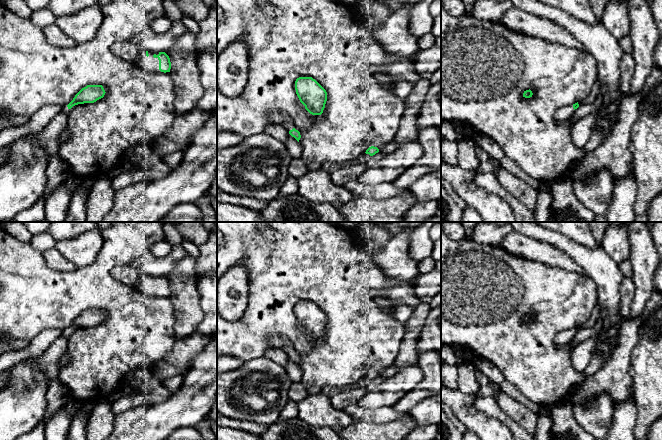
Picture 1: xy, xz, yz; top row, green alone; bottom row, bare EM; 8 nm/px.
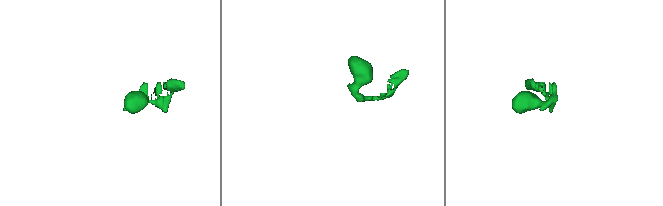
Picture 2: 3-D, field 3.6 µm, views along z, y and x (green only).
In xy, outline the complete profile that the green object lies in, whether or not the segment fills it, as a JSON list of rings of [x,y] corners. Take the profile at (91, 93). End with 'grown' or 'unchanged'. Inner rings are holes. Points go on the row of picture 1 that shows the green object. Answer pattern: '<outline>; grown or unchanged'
[[[87,85],[75,95],[68,105],[63,106],[62,111],[68,114],[73,106],[84,103],[94,103],[103,98],[105,93],[102,85]]]; grown

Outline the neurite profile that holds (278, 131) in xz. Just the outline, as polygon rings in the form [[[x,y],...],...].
[[[275,123],[269,124],[267,128],[264,130],[264,133],[275,137],[284,144],[286,143],[290,135],[289,131],[284,126]]]

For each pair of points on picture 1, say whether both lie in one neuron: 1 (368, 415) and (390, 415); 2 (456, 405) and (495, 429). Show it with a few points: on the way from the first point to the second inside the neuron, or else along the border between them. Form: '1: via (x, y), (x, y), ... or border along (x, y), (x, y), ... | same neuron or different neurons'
1: via (373, 415), (385, 415) | same neuron
2: via (466, 413), (485, 427) | same neuron

